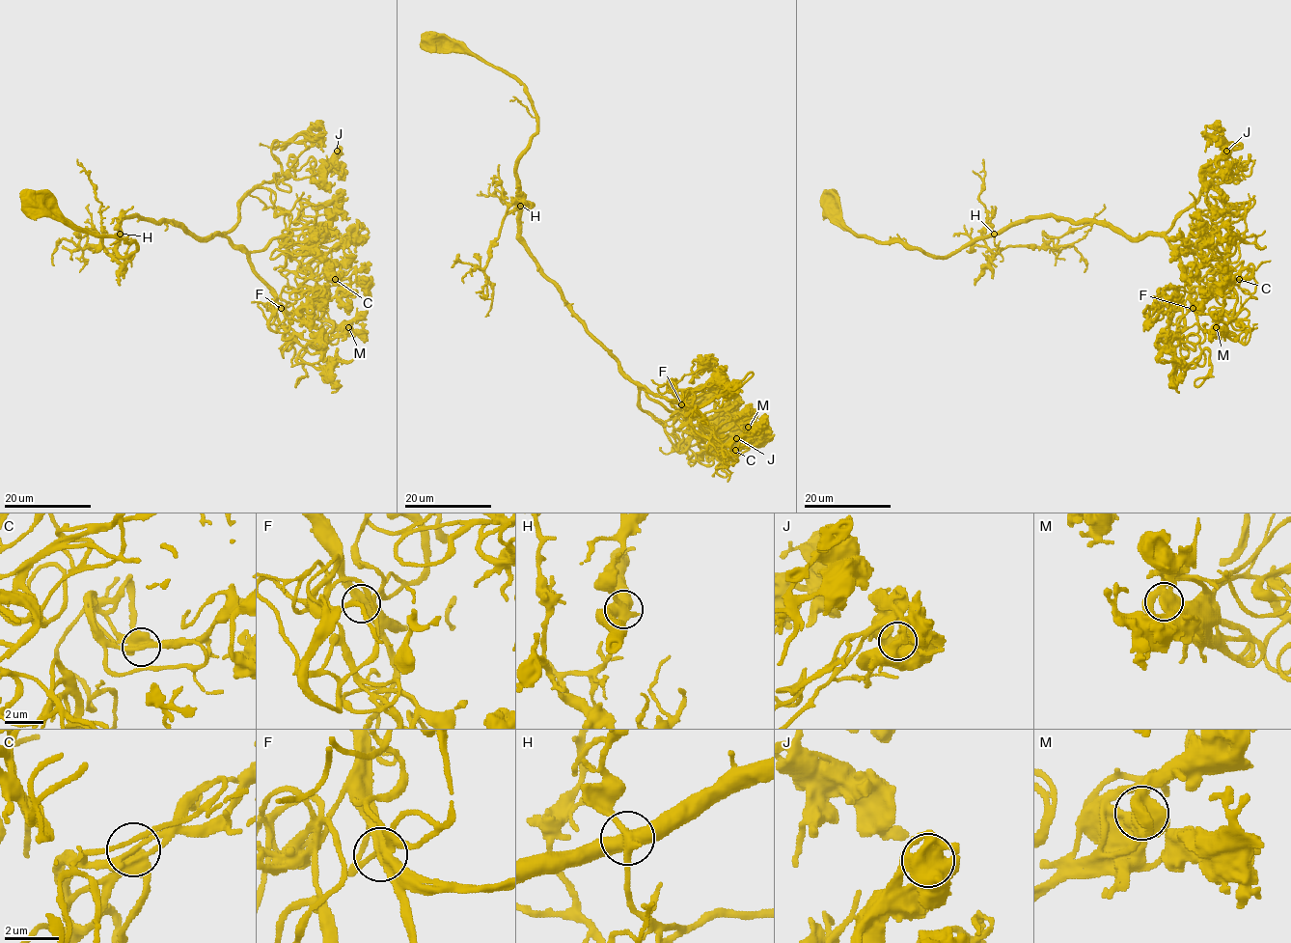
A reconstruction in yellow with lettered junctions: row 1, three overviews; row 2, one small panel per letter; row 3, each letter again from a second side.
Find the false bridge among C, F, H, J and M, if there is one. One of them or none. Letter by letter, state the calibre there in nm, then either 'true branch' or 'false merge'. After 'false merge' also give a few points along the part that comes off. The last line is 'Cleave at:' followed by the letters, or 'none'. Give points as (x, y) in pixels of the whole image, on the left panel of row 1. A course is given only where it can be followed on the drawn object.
C: calibre 380 nm; true branch
F: calibre 380 nm; true branch
H: calibre 480 nm; false merge; course (120, 234), (119, 242), (111, 248), (82, 248), (79, 239), (93, 228), (88, 205)
J: calibre 650 nm; true branch
M: calibre 550 nm; true branch
Cleave at: H

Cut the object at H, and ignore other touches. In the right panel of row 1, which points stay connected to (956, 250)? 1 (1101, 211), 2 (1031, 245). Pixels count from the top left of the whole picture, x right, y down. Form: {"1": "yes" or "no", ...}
{"1": "no", "2": "no"}

